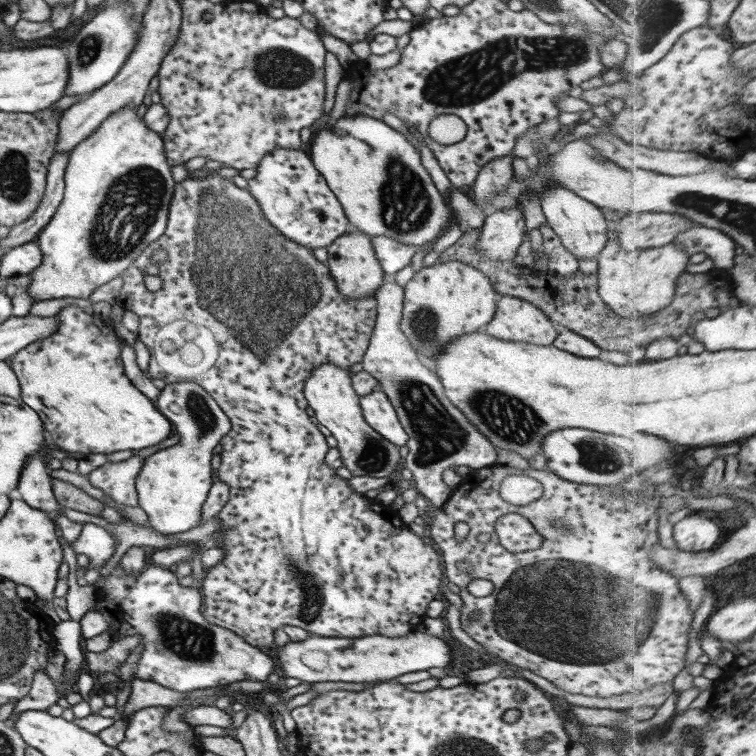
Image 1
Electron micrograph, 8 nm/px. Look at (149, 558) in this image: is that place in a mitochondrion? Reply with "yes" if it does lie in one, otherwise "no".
no

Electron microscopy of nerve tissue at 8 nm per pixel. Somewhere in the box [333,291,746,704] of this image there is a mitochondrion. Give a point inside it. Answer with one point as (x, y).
(536, 610)

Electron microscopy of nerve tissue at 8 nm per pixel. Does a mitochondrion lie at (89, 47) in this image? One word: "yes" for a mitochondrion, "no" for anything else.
yes

